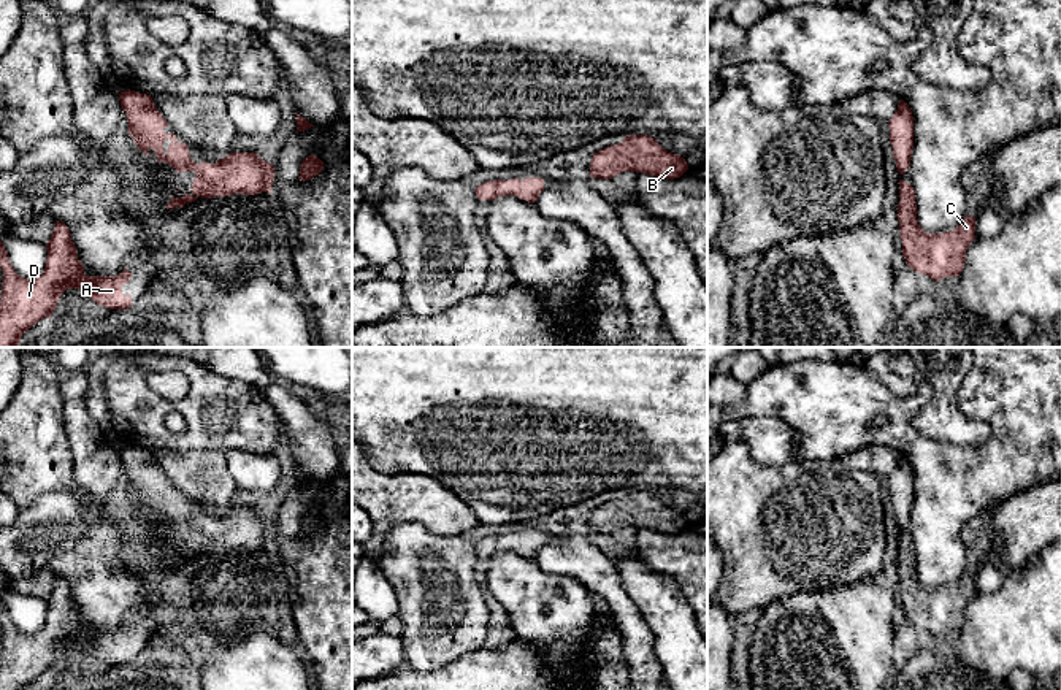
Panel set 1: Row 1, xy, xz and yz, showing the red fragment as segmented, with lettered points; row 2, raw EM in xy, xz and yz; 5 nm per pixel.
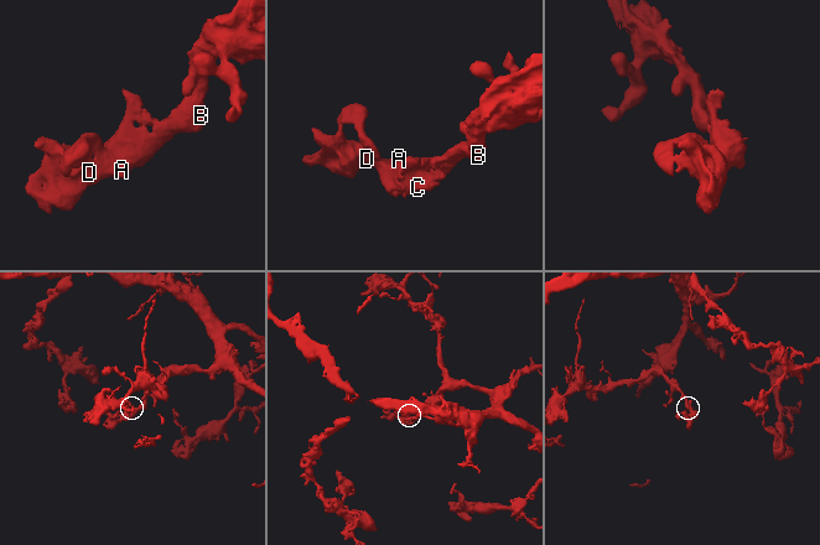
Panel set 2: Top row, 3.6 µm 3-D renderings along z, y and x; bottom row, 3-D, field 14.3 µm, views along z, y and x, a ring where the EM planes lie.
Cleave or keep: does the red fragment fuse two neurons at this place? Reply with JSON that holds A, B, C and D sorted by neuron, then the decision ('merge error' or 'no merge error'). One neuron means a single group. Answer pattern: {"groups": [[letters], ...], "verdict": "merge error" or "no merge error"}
{"groups": [["A", "B", "C", "D"]], "verdict": "no merge error"}

